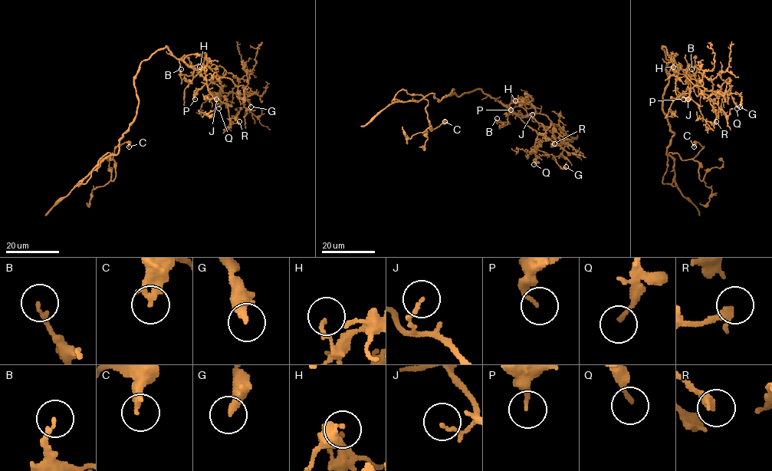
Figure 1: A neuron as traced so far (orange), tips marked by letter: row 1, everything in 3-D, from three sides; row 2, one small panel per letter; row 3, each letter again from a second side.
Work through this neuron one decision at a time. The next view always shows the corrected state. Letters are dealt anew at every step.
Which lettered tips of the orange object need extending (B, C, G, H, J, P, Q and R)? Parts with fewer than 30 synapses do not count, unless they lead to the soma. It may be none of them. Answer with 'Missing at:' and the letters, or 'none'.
Missing at: none

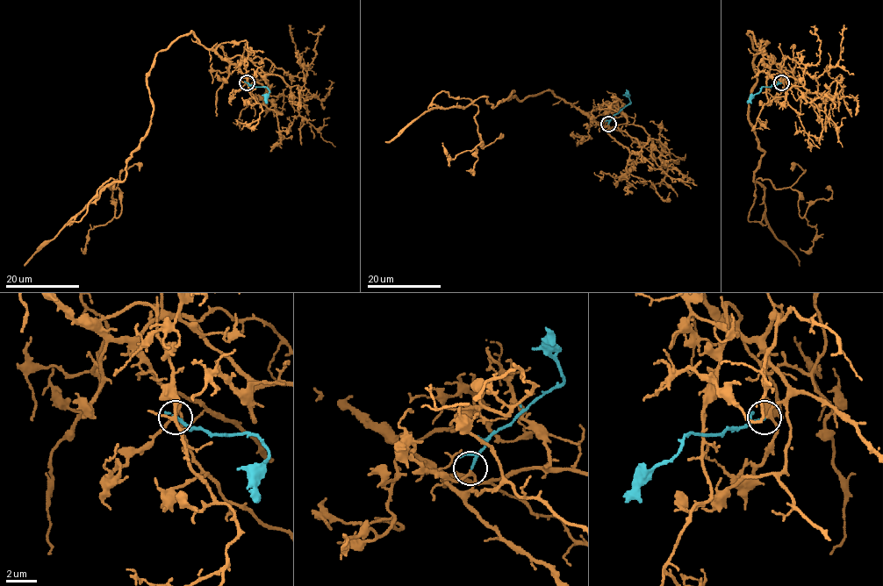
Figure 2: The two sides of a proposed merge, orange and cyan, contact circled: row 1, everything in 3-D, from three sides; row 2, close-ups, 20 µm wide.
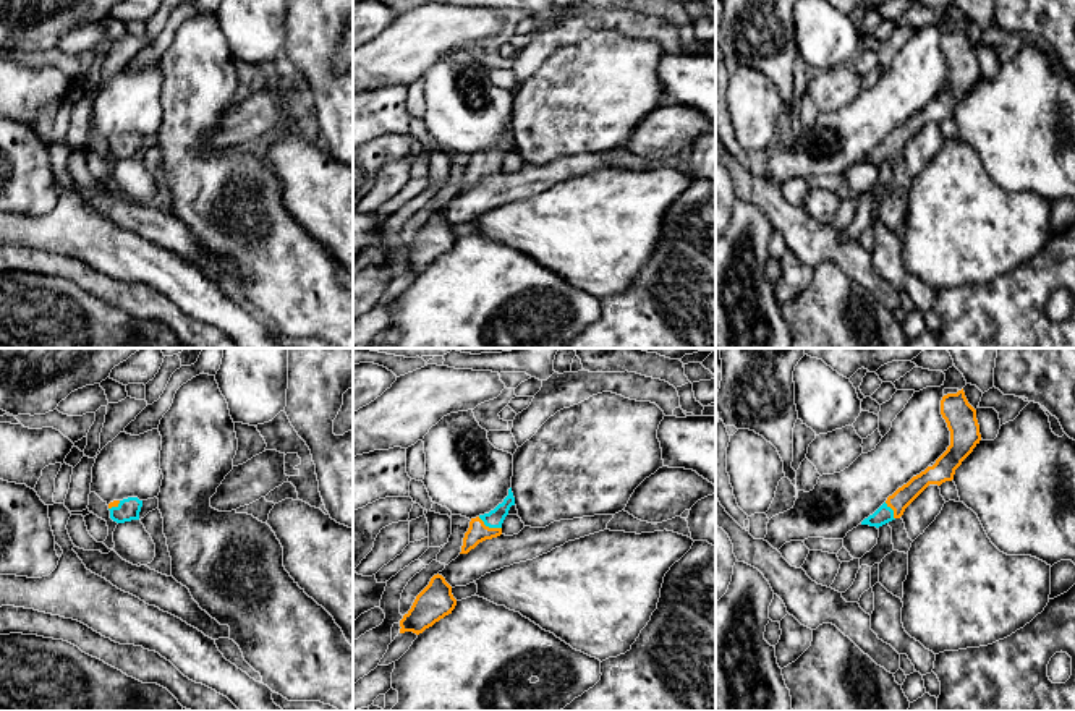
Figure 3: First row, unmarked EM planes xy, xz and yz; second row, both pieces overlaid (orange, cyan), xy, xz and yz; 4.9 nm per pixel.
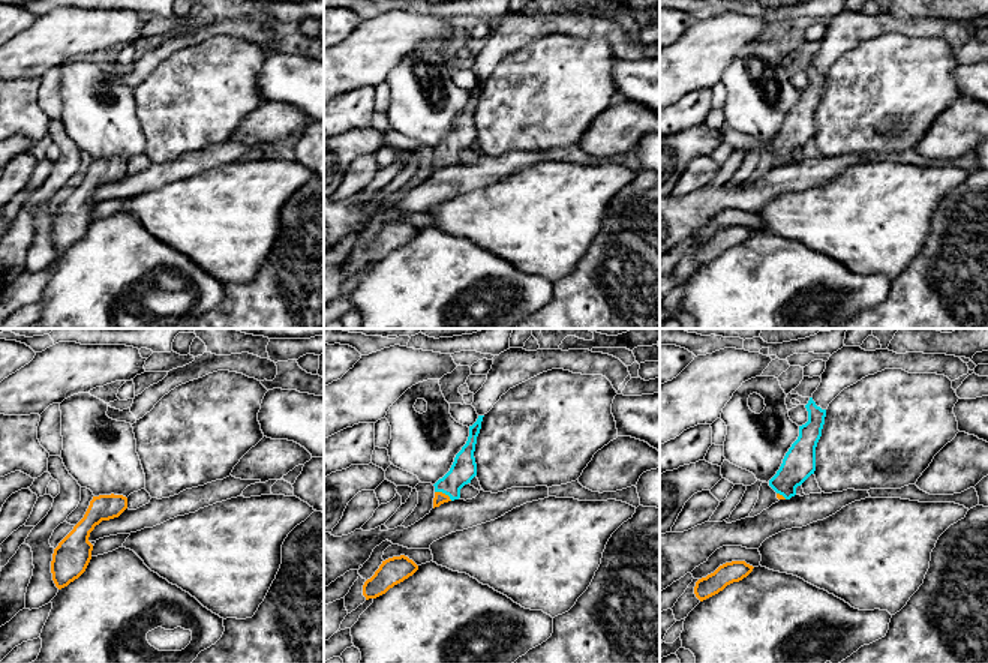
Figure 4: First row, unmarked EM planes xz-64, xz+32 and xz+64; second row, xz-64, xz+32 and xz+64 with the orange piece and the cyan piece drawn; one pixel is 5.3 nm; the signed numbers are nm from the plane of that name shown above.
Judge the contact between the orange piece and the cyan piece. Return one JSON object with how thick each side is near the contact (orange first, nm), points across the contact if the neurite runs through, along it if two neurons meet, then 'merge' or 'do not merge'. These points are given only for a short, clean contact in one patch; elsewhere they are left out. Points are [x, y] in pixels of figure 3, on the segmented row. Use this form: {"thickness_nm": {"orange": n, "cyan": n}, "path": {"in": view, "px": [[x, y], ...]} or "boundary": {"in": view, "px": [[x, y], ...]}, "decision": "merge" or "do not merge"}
{"thickness_nm": {"orange": 100, "cyan": 90}, "path": {"in": "xz", "px": [[478, 532], [488, 527], [494, 519]]}, "decision": "merge"}

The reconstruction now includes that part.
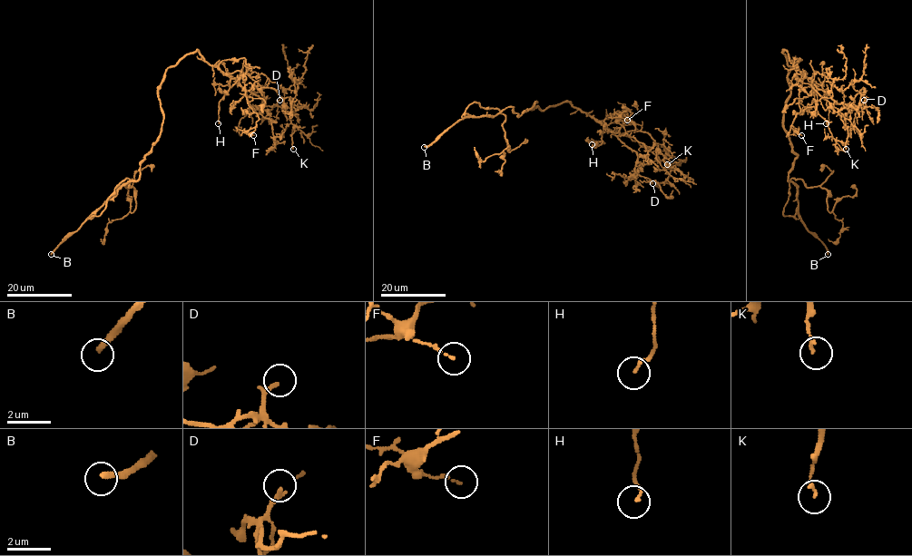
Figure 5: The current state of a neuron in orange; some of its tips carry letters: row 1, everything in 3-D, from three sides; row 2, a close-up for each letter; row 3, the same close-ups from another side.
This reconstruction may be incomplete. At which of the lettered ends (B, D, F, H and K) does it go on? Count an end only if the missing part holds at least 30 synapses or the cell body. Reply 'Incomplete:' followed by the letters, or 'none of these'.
Incomplete: B, D

